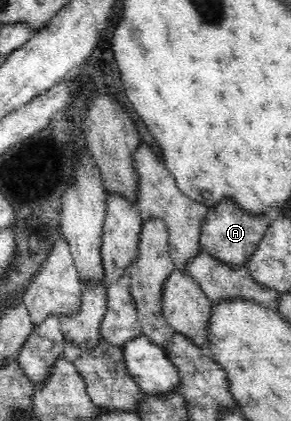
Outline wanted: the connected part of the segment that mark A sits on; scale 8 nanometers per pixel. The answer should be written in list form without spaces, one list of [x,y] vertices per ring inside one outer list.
[[[221,199],[214,207],[208,208],[202,220],[200,246],[219,259],[219,262],[231,267],[240,267],[246,264],[247,259],[250,259],[258,242],[266,233],[271,219],[269,215],[263,215],[263,213],[253,215],[243,211],[233,199]]]

